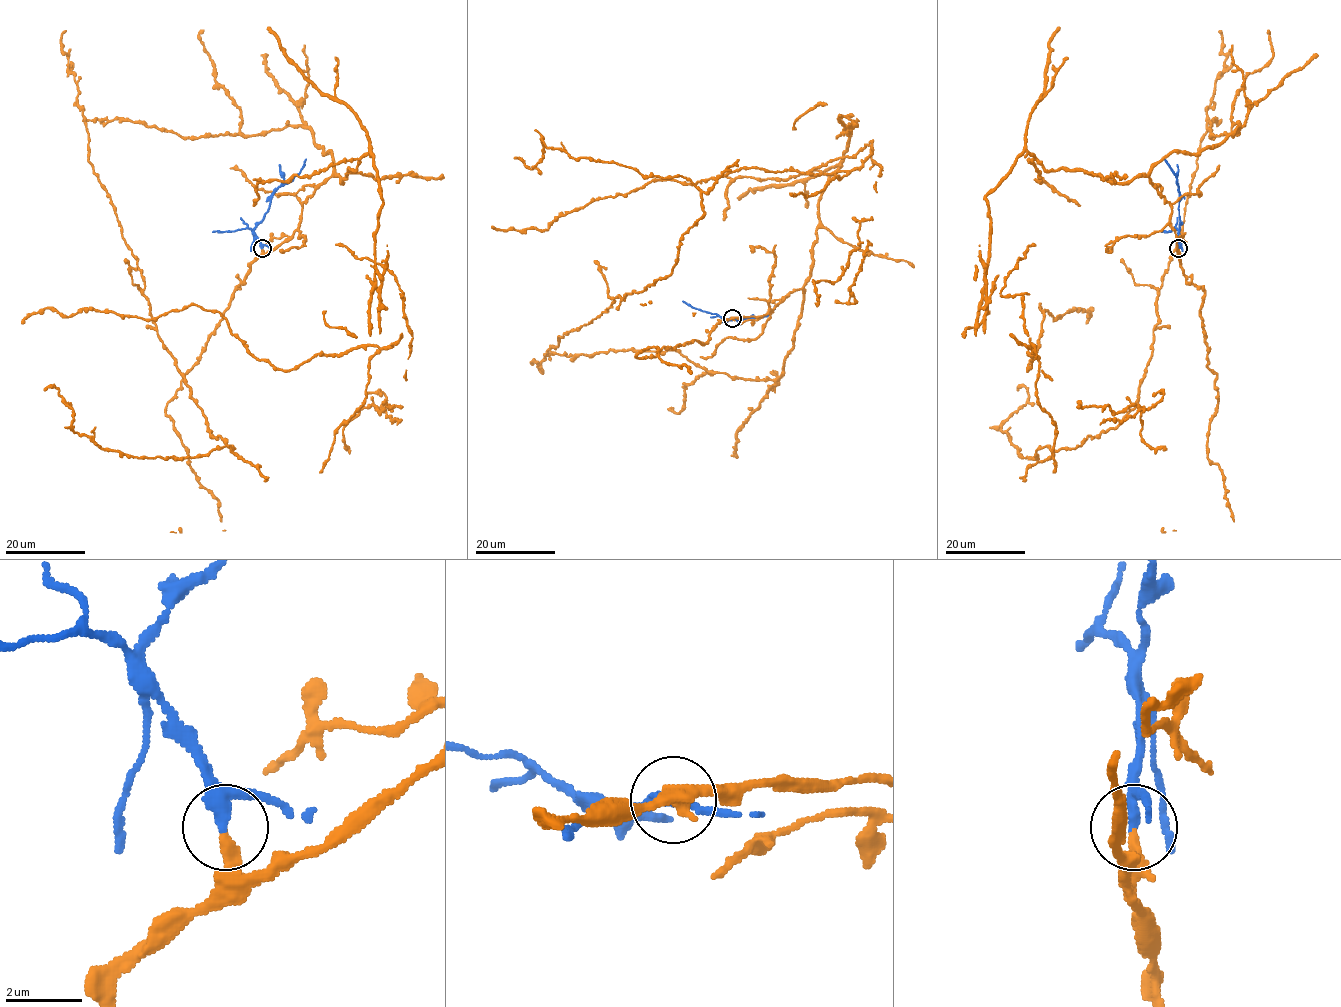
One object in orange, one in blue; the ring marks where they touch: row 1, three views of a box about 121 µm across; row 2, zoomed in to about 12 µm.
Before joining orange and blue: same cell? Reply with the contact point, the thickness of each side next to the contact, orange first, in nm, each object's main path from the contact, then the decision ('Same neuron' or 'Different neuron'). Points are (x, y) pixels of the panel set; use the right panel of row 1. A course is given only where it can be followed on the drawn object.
Place: (1178, 248). Thickness 260 nm (orange) against 240 nm. Course of orange: (1178, 248), (1149, 171), (1240, 125), (1208, 121), (1137, 405), (1025, 458), (1001, 430), (1017, 390). Course of blue: (1178, 248), (1179, 187), (1176, 175), (1164, 159). Different neuron

